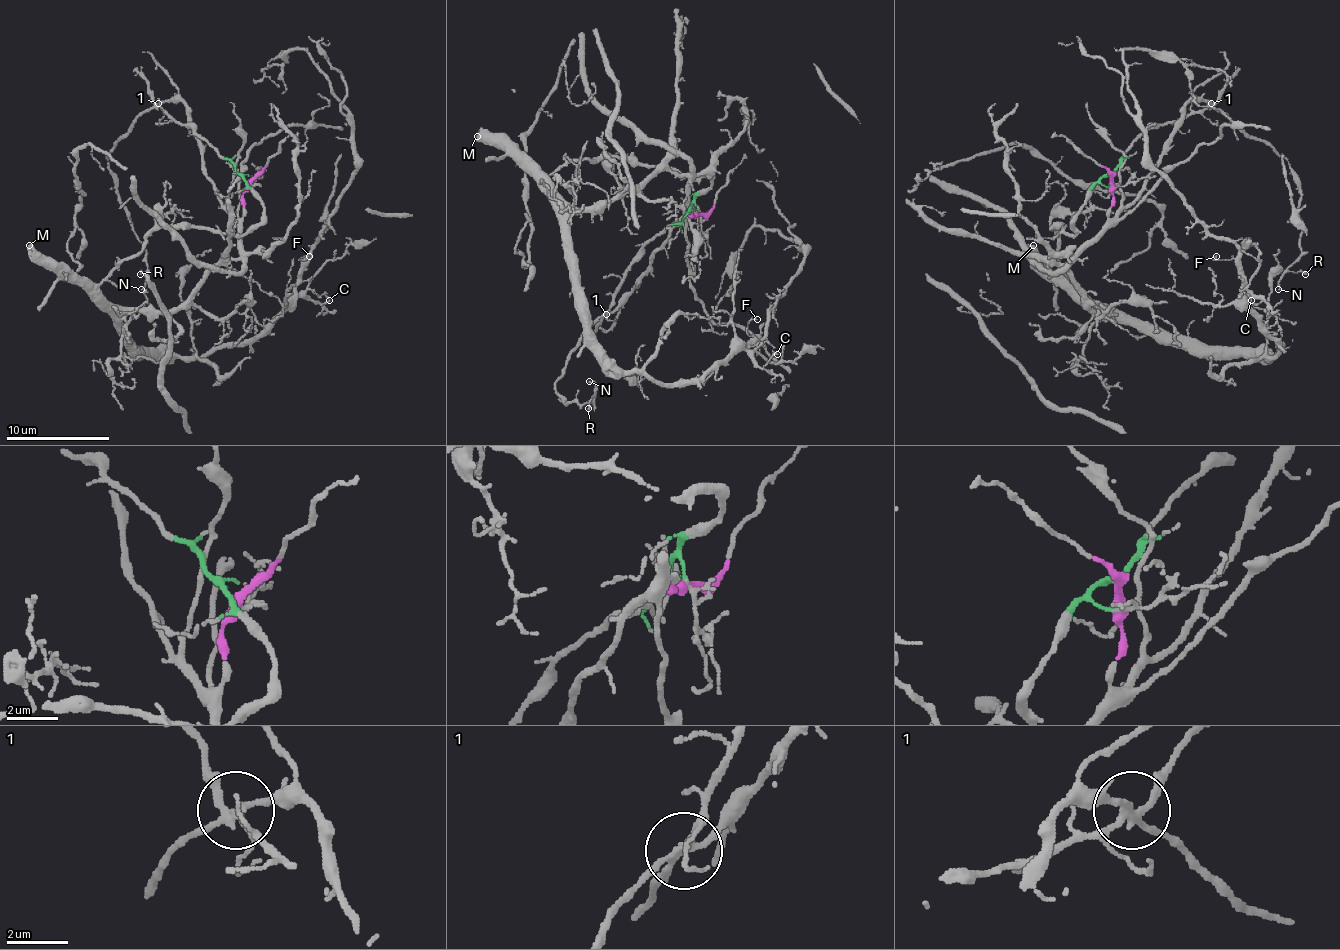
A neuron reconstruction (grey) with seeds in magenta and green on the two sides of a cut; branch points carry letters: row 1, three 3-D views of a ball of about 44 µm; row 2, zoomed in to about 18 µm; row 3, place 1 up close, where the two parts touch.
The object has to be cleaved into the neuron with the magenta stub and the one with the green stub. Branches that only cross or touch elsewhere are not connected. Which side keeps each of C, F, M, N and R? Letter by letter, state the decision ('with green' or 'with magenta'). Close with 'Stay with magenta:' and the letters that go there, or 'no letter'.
C: with green
F: with green
M: with green
N: with magenta
R: with magenta
Stay with magenta: N, R

